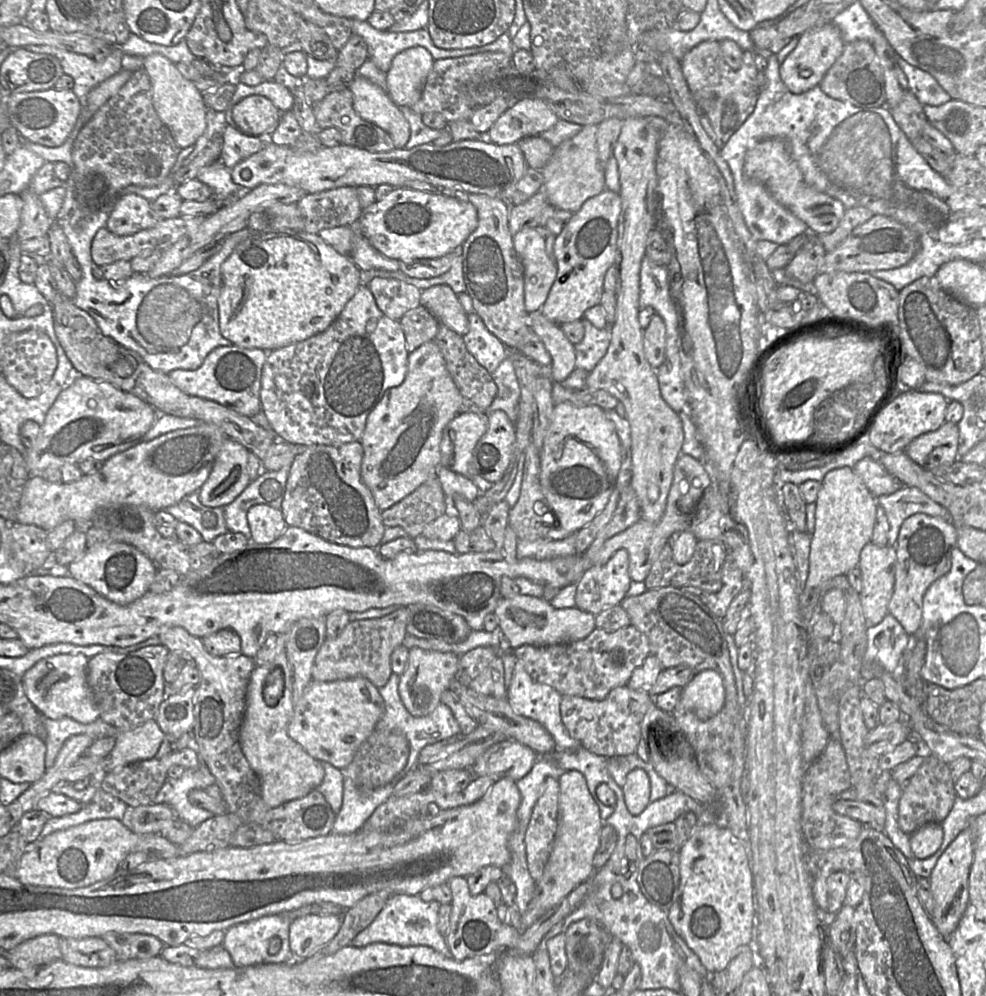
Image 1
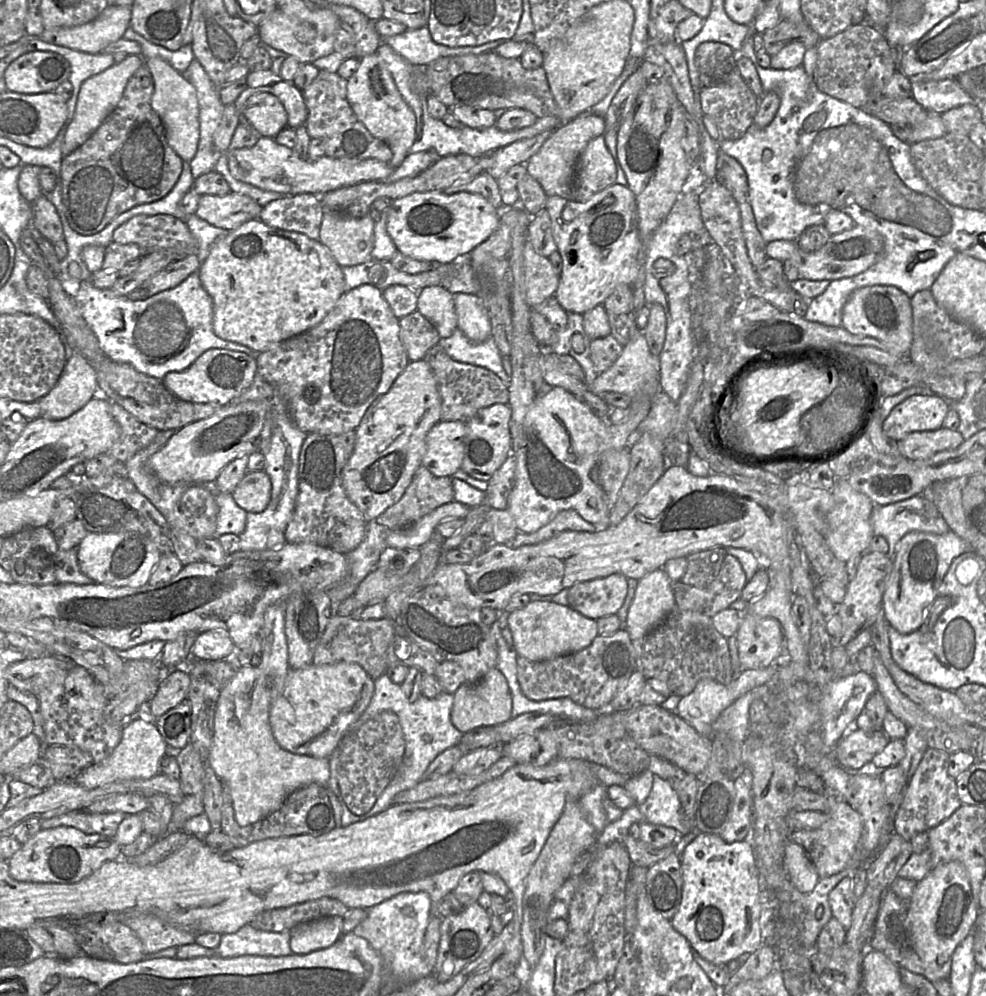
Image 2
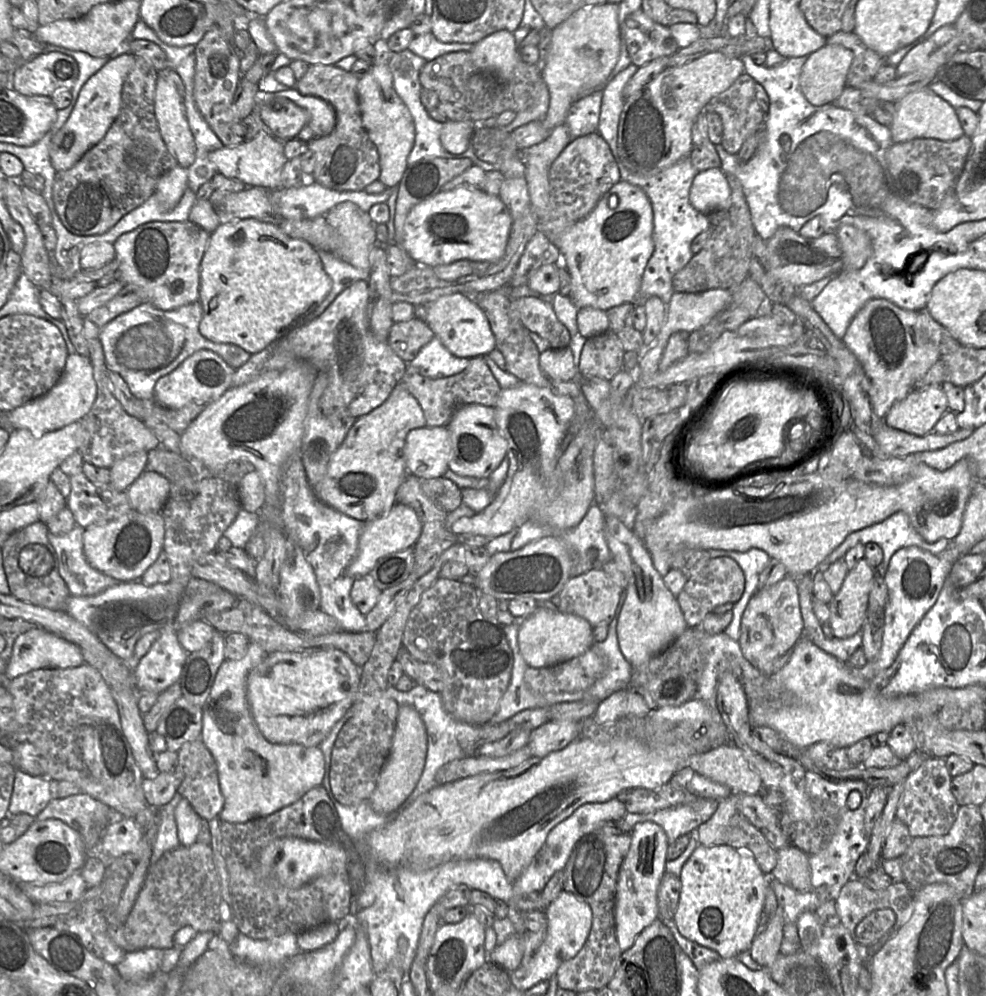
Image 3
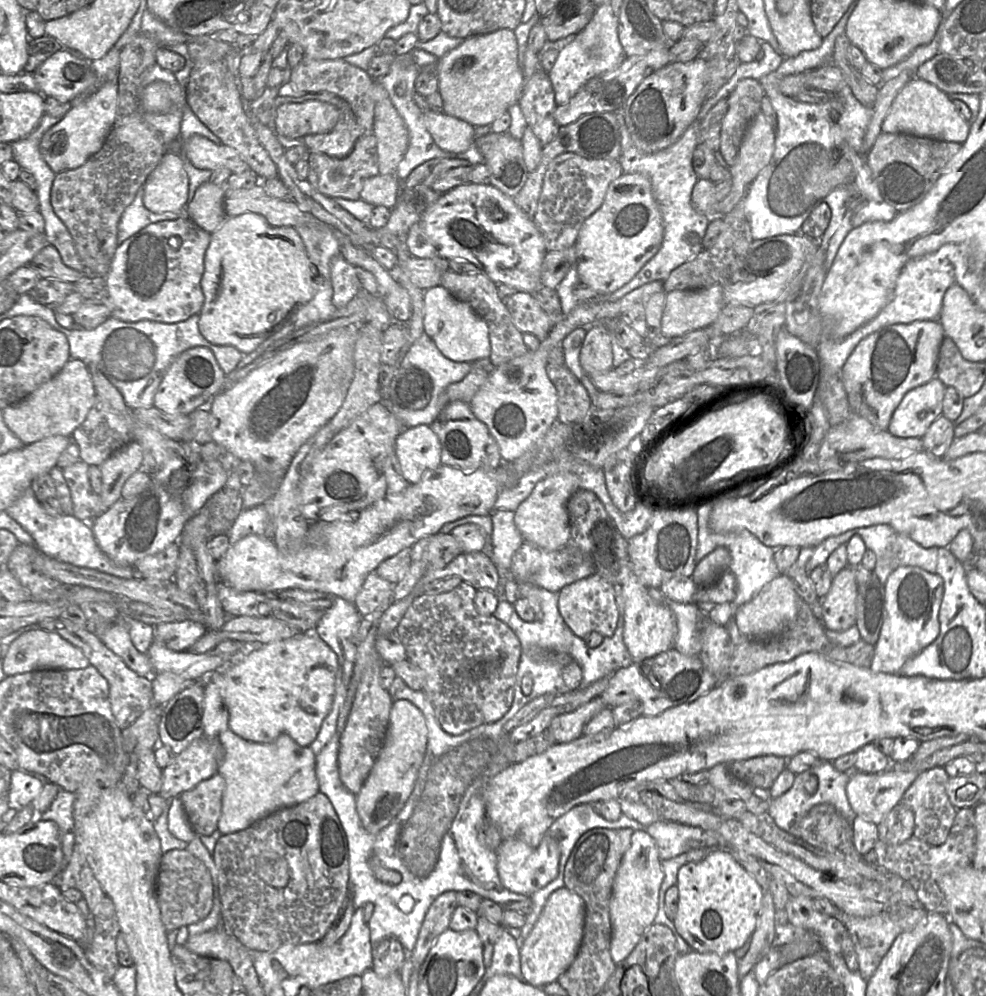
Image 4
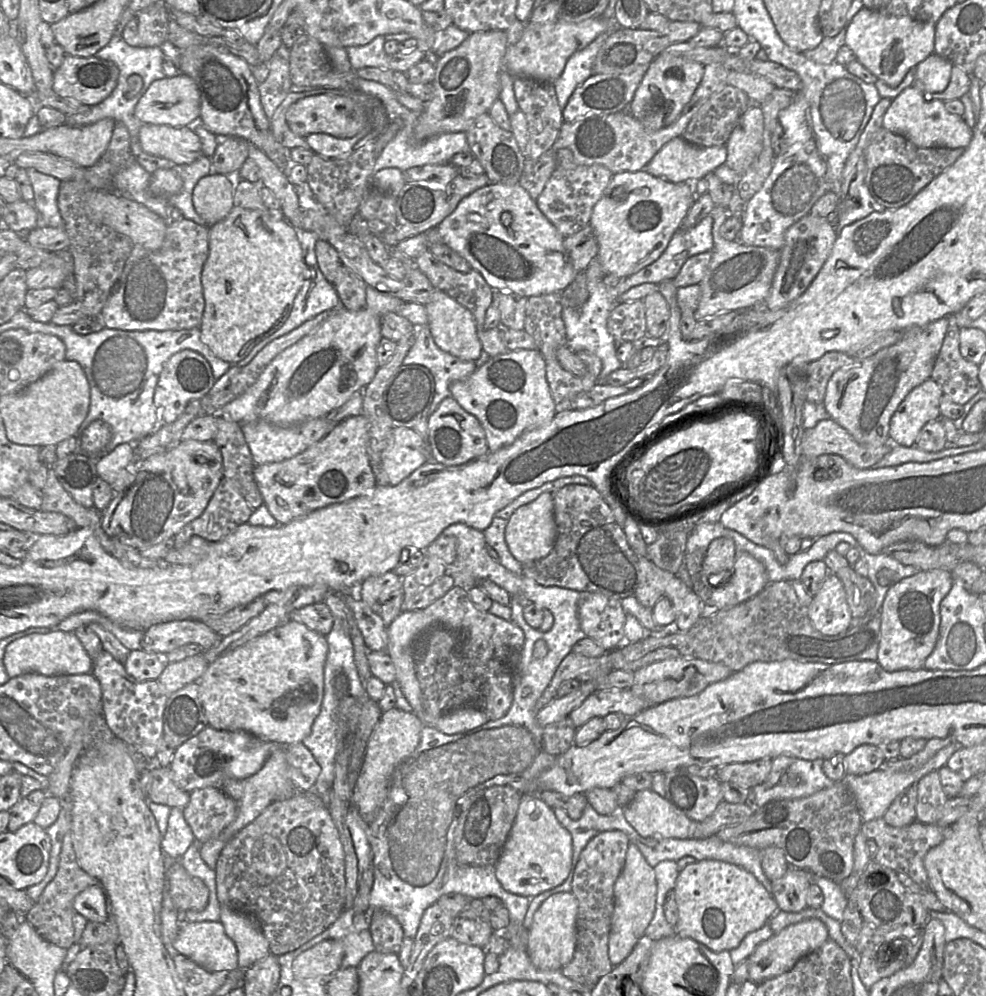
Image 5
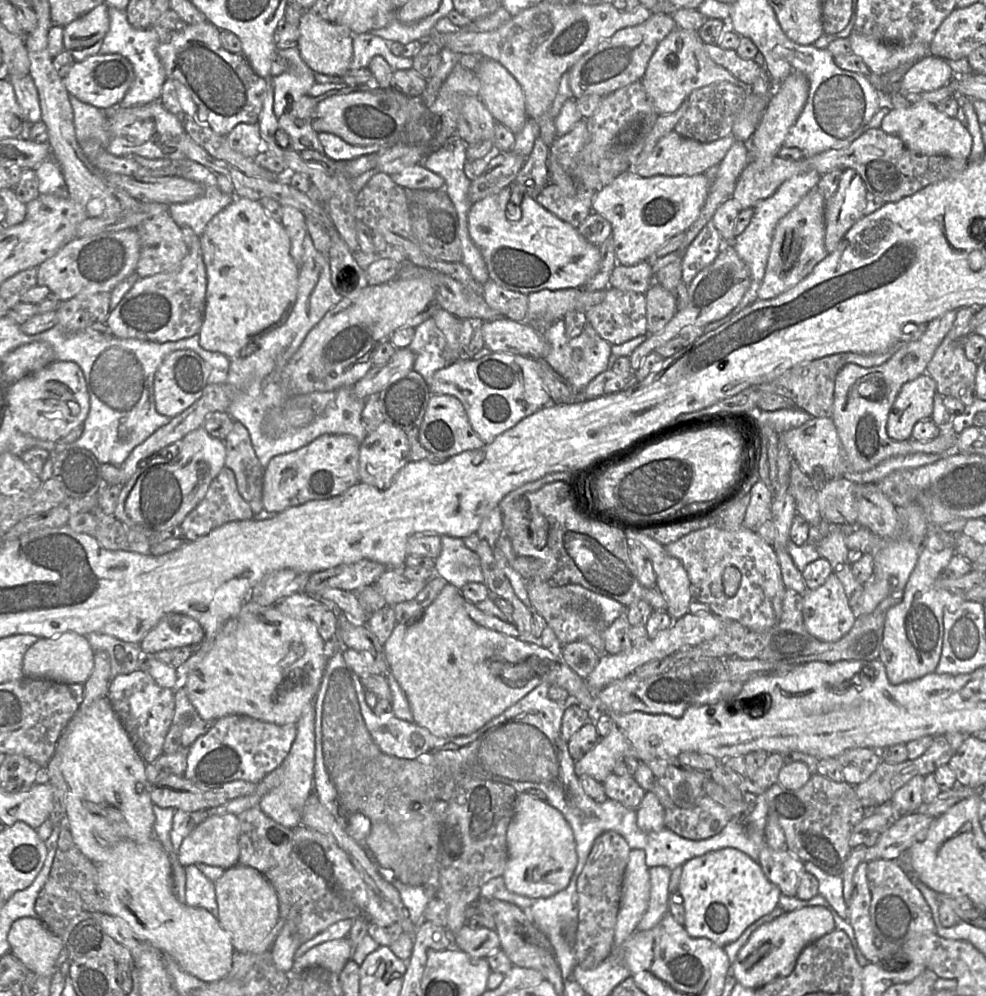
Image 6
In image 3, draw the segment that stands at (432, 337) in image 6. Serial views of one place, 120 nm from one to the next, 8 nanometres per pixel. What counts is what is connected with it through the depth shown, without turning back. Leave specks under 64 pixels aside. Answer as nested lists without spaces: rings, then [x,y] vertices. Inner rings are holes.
[[[434,336],[412,360],[407,362],[407,367],[415,368],[430,378],[442,378],[460,373],[469,362],[468,358],[459,358],[451,354]]]

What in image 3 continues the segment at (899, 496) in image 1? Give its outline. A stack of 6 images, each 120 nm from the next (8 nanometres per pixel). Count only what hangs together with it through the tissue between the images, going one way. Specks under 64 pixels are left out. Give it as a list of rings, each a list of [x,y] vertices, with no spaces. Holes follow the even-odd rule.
[[[898,511],[882,522],[873,524],[849,534],[845,540],[818,565],[817,569],[823,572],[825,568],[827,568],[831,563],[838,559],[842,559],[849,549],[853,548],[857,544],[866,545],[868,543],[876,543],[882,549],[883,560],[881,564],[875,569],[876,572],[884,578],[892,556],[899,549],[909,546],[917,546],[930,552],[933,555],[939,555],[948,547],[950,541],[945,538],[941,538],[933,543],[926,542],[911,526],[907,514],[902,511]]]

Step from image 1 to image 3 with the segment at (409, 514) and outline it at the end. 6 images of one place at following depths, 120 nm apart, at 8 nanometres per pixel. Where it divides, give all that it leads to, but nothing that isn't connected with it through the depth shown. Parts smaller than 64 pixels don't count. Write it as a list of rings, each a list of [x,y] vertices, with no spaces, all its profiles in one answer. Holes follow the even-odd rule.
[[[445,475],[436,478],[420,478],[423,492],[445,512],[451,512],[462,504],[461,489]]]

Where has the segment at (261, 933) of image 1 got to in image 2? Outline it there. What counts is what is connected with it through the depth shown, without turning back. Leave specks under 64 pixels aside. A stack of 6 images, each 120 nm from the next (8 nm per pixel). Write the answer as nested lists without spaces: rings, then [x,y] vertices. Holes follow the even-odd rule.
[[[246,924],[233,933],[221,934],[216,951],[221,957],[286,956],[292,954],[290,937],[290,930],[270,932]]]

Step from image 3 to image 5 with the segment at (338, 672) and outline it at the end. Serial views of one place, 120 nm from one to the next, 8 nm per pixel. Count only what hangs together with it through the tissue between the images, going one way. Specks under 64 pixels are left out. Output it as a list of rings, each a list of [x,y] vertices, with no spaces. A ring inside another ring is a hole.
[[[290,620],[218,658],[196,682],[208,725],[222,731],[242,730],[282,746],[302,743],[321,711],[327,653],[325,636],[303,623]]]

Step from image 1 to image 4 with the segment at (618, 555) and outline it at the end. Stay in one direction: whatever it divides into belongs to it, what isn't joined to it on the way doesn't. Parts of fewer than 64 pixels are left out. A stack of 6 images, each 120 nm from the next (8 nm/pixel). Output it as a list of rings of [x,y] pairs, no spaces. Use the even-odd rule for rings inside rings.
[[[598,574],[566,585],[559,591],[559,612],[572,632],[585,639],[592,632],[604,637],[613,636],[619,618],[619,610],[613,584]]]

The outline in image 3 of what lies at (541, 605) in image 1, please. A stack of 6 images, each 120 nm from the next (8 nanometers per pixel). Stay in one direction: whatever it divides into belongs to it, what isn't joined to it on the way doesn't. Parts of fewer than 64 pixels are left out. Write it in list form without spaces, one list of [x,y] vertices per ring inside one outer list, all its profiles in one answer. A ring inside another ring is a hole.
[[[538,606],[532,614],[523,618],[518,631],[518,645],[522,657],[530,667],[550,667],[590,650],[595,643],[593,629],[588,621],[579,616]]]

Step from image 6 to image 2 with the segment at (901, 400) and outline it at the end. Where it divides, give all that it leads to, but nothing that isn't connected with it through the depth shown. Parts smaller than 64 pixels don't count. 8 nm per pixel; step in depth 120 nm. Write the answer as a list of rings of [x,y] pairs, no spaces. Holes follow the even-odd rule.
[[[937,394],[913,395],[894,407],[883,422],[883,431],[899,442],[913,432],[938,430],[949,410],[949,402]]]

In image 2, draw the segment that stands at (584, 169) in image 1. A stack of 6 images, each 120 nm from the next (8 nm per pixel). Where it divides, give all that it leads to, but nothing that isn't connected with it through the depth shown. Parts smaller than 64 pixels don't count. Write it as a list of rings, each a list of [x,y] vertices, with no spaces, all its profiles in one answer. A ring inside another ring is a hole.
[[[584,112],[570,122],[559,125],[540,149],[526,162],[528,173],[535,178],[546,196],[575,199],[575,165],[587,144],[593,138],[604,135],[605,121],[591,112]]]

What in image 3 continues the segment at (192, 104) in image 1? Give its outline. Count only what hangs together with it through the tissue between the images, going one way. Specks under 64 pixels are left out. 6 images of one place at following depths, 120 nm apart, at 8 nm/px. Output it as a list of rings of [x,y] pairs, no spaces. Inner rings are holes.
[[[158,71],[156,83],[155,116],[168,150],[177,159],[180,166],[188,169],[196,158],[196,144],[186,118],[184,99],[175,84],[166,80],[161,75],[161,71]]]

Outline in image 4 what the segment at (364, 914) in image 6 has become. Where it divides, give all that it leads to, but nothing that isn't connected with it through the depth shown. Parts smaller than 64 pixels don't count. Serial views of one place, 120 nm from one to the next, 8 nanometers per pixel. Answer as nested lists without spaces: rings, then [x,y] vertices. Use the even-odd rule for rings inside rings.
[[[320,791],[308,800],[295,806],[280,809],[258,820],[246,829],[221,835],[214,848],[213,860],[218,871],[221,921],[224,928],[233,934],[249,950],[274,951],[286,944],[296,945],[320,941],[337,918],[348,894],[349,849],[347,838],[330,800]],[[394,937],[382,940],[374,949],[372,969],[379,977],[399,973],[405,961],[405,950]]]

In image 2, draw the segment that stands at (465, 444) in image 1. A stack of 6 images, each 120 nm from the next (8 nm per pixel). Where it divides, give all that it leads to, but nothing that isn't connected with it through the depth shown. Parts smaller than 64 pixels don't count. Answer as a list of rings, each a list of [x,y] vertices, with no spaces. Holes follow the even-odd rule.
[[[439,421],[426,435],[421,466],[438,477],[452,477],[464,457],[466,421]]]

